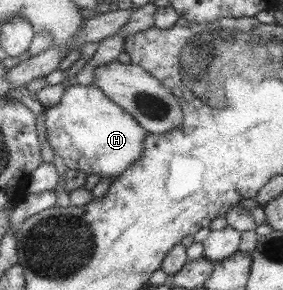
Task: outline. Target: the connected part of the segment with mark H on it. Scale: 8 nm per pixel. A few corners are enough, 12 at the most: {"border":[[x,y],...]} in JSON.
{"border":[[97,85],[46,110],[65,165],[115,181],[144,154],[145,127]]}

